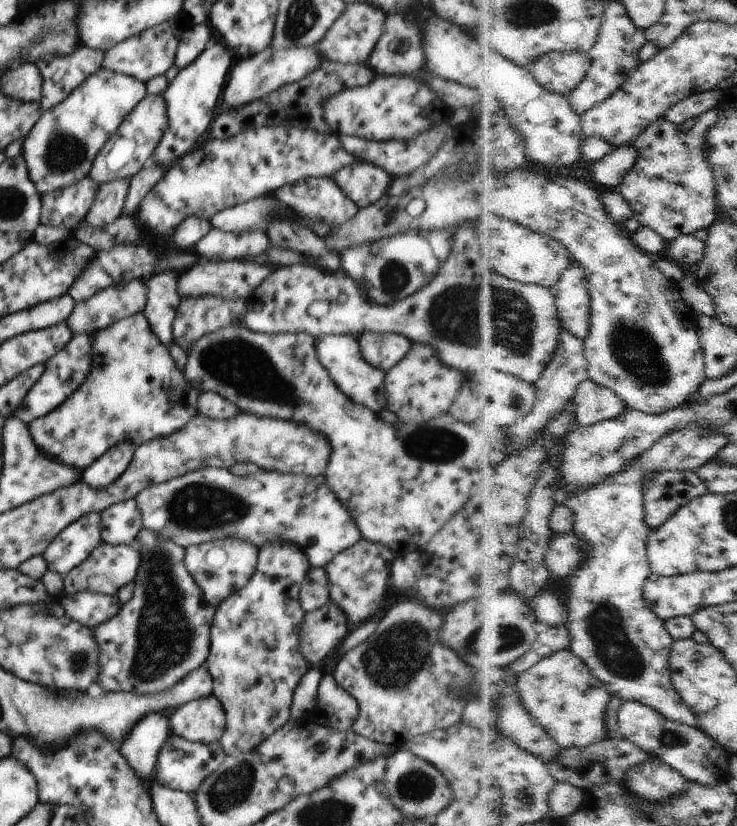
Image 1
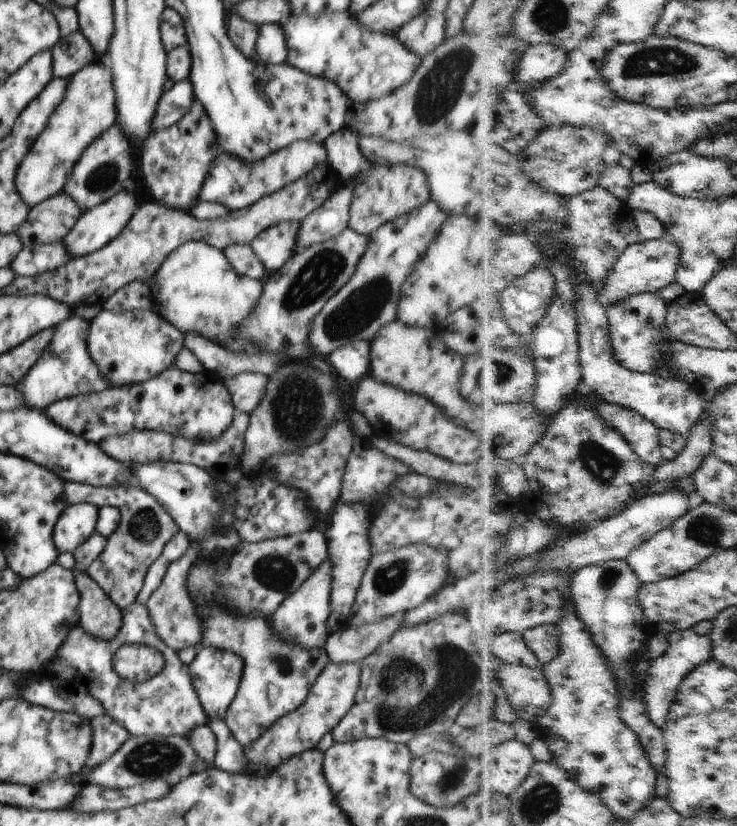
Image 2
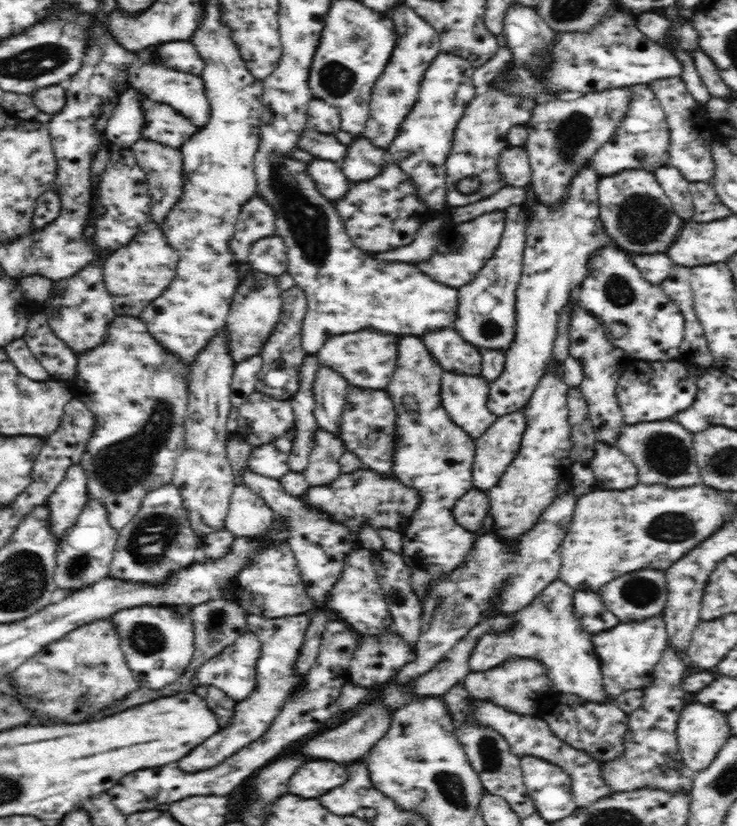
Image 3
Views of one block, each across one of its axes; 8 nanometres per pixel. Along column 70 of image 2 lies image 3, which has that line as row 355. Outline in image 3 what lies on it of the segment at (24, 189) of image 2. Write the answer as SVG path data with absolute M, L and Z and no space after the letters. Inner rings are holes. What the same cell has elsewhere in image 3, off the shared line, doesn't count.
M120 314L120 316L116 316L116 318L110 322L110 332L108 332L106 340L100 344L100 348L92 348L90 352L80 354L80 356L78 356L76 376L73 379L63 381L65 386L74 394L74 398L81 400L94 415L95 429L91 432L90 438L86 443L86 450L78 463L84 469L86 475L86 486L89 492L89 498L91 500L100 500L100 503L106 506L108 520L114 530L122 530L122 528L136 516L138 509L140 509L142 499L144 499L149 492L167 485L172 480L177 458L184 450L184 419L189 399L188 375L190 369L191 366L189 366L189 364L182 363L182 361L178 359L178 356L170 354L161 343L146 330L146 324L144 324L144 322L140 322L138 318L132 318L130 315Z

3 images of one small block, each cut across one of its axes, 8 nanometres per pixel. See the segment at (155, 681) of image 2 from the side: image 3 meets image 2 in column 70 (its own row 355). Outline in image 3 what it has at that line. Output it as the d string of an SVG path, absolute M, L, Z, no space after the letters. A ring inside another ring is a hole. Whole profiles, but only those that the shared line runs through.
M615 246L602 247L590 256L589 275L578 289L578 304L591 312L609 331L610 324L619 322L628 328L623 338L609 337L609 341L632 356L632 360L647 362L674 361L681 355L684 340L684 315L664 293L660 284L652 284L642 275L631 254Z

